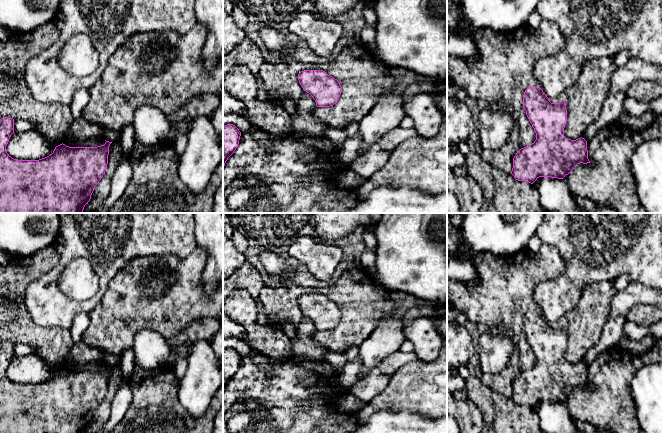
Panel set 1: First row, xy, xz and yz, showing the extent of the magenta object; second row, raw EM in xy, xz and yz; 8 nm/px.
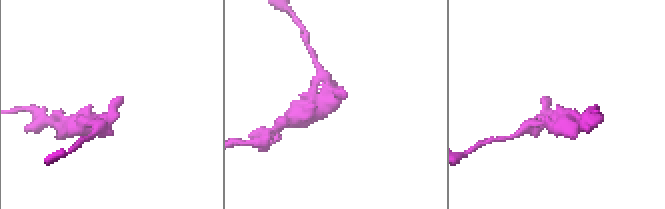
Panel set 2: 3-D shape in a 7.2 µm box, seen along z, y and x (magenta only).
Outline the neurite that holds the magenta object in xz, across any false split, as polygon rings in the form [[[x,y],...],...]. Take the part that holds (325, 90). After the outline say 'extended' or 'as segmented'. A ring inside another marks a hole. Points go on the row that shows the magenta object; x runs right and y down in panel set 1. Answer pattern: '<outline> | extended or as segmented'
[[[323,70],[301,71],[298,80],[303,90],[313,97],[317,107],[333,106],[342,92],[339,81]]] | as segmented

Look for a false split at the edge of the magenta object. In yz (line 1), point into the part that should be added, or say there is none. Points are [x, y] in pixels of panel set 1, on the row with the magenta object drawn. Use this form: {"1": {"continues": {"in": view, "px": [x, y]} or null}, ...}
{"1": {"continues": null}}

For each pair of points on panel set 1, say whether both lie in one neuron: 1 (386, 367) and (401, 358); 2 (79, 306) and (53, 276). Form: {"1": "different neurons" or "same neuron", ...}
{"1": "same neuron", "2": "same neuron"}

